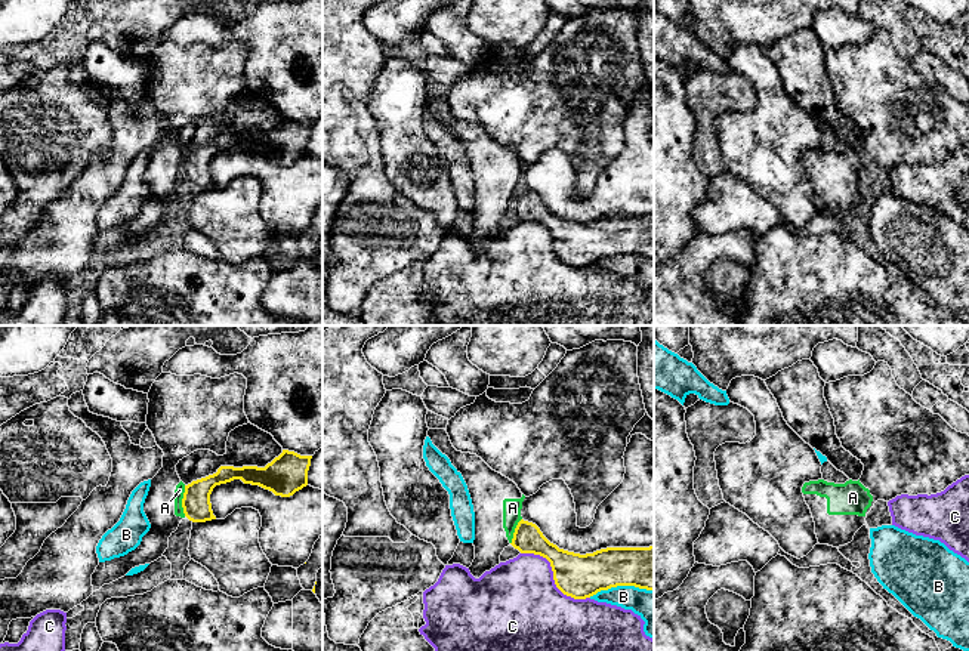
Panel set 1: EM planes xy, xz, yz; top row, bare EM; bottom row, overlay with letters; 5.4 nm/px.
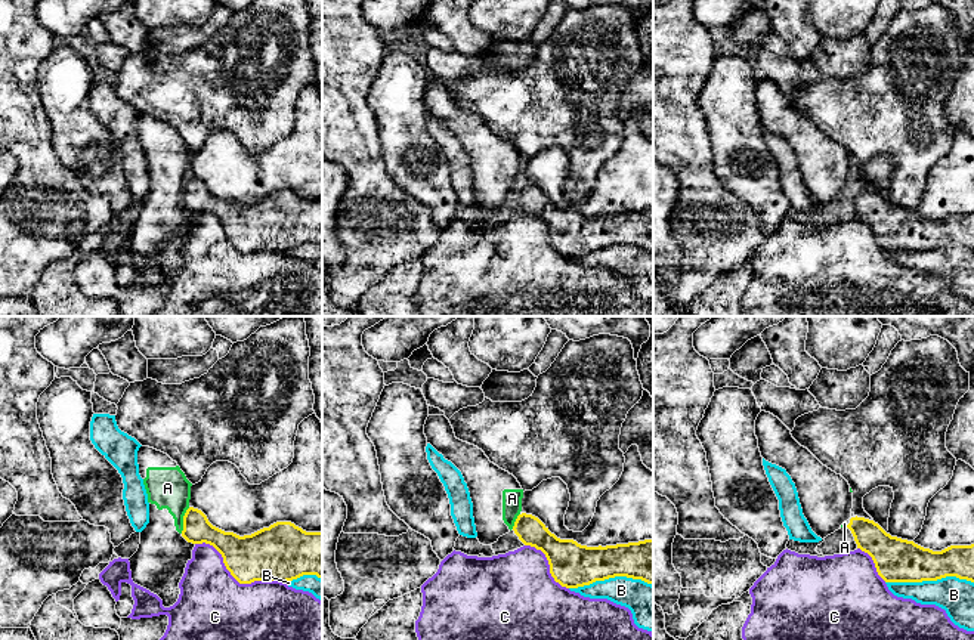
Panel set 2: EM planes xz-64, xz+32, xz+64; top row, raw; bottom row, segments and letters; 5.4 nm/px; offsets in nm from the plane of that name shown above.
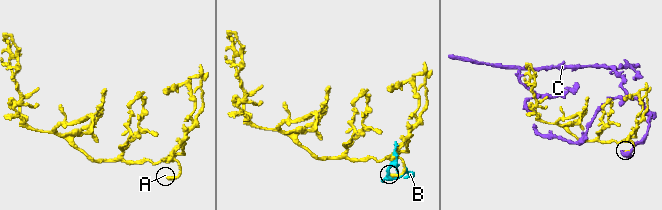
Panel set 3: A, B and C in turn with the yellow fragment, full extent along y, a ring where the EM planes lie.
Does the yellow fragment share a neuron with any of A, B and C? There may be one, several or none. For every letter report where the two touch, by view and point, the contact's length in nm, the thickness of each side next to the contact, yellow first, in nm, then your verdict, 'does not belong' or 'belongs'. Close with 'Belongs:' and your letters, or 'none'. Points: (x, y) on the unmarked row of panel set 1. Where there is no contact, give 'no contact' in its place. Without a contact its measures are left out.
A: meets yellow in xy at (182, 169); contact 170 nm long; 160 nm thick on the yellow side, 50 nm on the other; does not belong
B: meets yellow in xz at (620, 253); contact 360 nm long; 240 nm thick on the yellow side, 180 nm on the other; does not belong
C: meets yellow in xz at (554, 246); contact 460 nm long; 240 nm thick on the yellow side, 480 nm on the other; does not belong
Belongs: none

